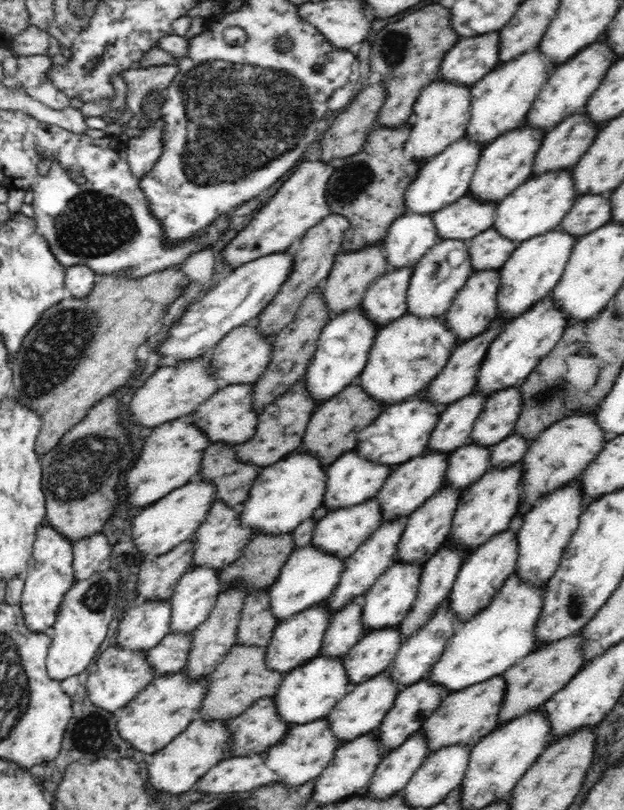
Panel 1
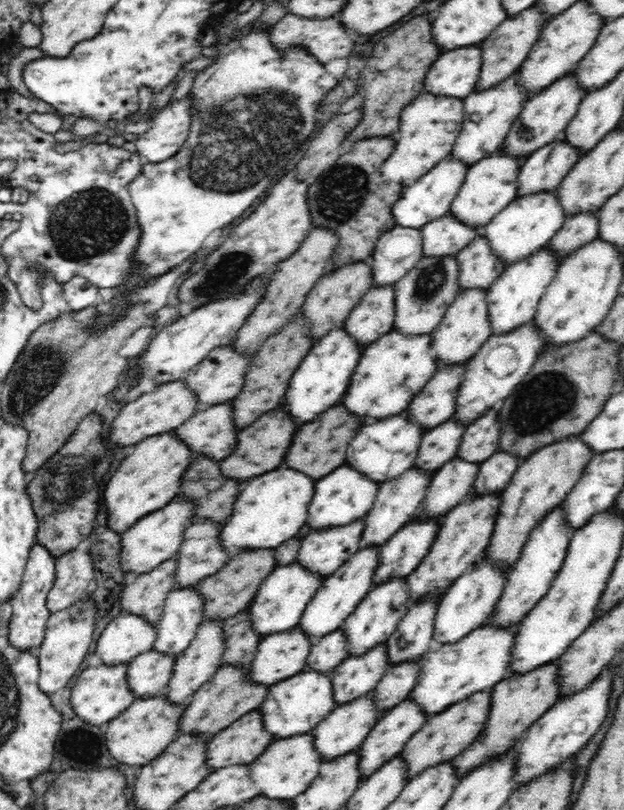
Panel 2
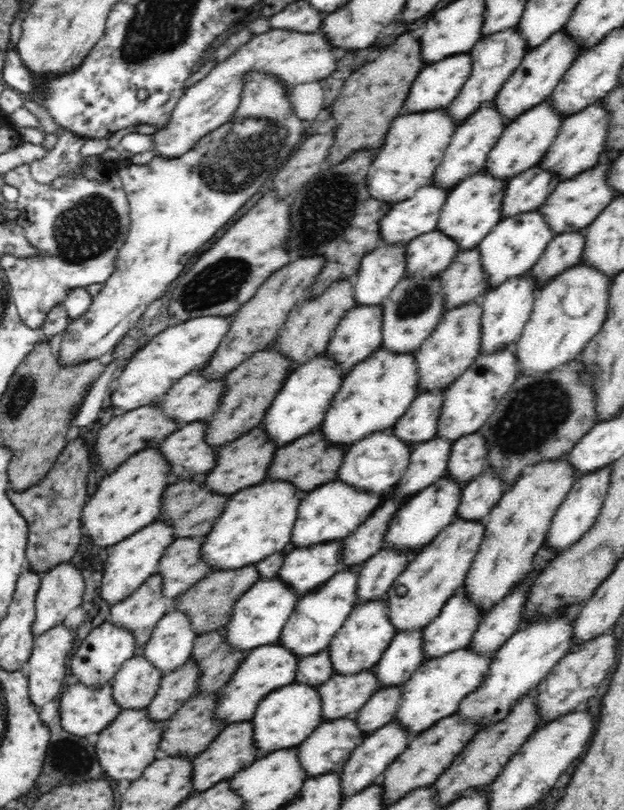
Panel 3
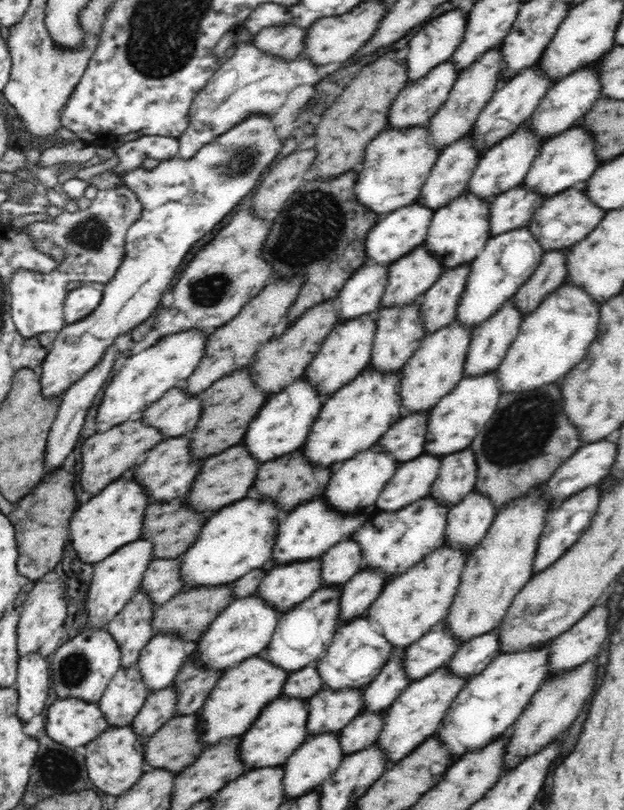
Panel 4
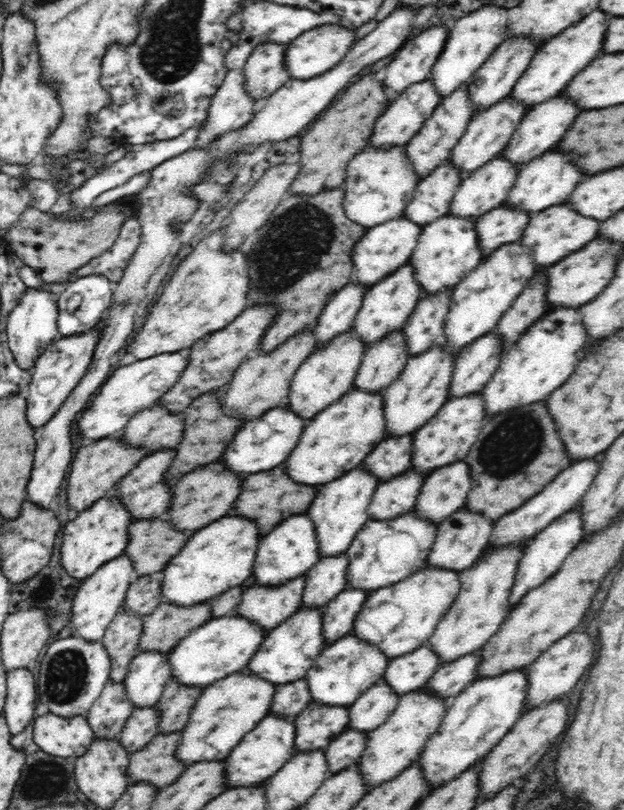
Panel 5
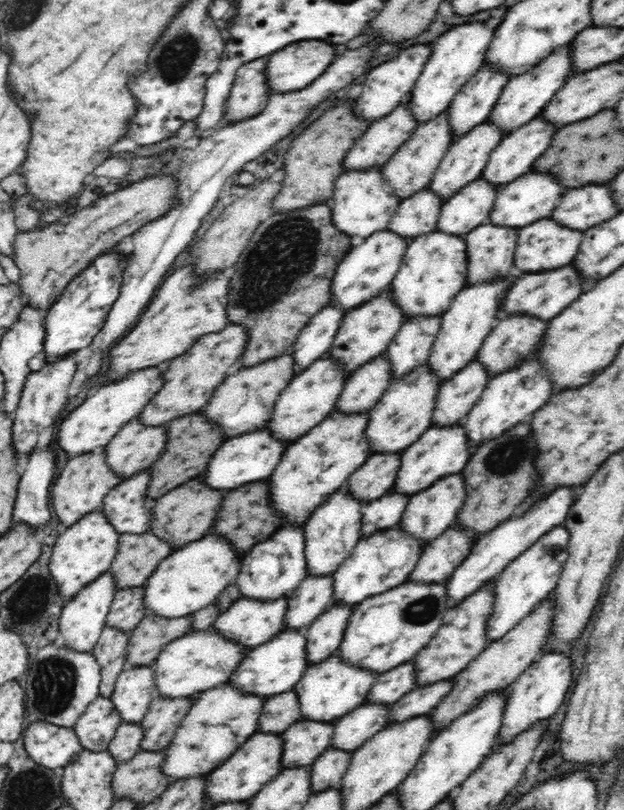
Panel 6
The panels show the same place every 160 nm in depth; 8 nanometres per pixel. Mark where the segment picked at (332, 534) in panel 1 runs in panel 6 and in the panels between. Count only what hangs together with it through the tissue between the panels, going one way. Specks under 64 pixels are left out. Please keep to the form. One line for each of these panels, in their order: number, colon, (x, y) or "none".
2: (322, 552)
3: (304, 569)
4: (285, 586)
5: (268, 607)
6: (250, 623)

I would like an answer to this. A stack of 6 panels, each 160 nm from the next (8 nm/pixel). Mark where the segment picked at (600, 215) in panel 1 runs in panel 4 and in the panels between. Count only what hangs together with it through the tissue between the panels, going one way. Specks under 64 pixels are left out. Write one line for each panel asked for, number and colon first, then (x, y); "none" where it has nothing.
2: (578, 229)
3: (564, 251)
4: (551, 273)

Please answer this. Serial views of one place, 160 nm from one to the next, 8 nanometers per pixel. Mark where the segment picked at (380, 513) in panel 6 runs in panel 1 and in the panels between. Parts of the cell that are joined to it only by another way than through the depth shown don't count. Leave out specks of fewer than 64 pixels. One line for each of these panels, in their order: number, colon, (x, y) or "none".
1: (455, 424)
2: (438, 445)
3: (428, 461)
4: (412, 480)
5: (396, 496)

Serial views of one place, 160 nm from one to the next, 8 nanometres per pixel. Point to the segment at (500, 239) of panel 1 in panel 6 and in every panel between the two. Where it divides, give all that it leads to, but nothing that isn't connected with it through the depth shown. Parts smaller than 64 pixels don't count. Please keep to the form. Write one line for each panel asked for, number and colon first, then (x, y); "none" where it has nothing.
2: (479, 267)
3: (465, 280)
4: (439, 306)
5: (425, 327)
6: (411, 346)

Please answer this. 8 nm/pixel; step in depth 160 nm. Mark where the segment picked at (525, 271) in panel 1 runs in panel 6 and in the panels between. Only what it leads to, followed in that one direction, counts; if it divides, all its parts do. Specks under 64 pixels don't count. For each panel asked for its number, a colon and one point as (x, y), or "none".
2: (512, 299)
3: (506, 309)
4: (489, 342)
5: (474, 367)
6: (456, 396)

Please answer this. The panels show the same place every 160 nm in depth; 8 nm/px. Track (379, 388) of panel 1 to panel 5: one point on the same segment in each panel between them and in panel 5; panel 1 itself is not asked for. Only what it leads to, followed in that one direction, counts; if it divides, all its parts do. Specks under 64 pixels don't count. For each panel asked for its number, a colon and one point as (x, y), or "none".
2: (393, 369)
3: (376, 393)
4: (354, 418)
5: (339, 438)

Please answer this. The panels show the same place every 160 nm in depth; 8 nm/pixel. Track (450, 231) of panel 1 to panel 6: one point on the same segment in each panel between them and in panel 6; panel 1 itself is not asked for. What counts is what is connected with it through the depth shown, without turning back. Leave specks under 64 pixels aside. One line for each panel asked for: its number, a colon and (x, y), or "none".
2: (447, 235)
3: (429, 254)
4: (413, 274)
5: (386, 306)
6: (365, 332)

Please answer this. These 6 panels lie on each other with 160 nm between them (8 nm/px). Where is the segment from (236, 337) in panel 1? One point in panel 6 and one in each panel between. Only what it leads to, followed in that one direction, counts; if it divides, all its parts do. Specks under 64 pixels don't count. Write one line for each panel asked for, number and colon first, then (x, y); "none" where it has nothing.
2: (219, 377)
3: (194, 397)
4: (175, 414)
5: (155, 428)
6: (135, 446)

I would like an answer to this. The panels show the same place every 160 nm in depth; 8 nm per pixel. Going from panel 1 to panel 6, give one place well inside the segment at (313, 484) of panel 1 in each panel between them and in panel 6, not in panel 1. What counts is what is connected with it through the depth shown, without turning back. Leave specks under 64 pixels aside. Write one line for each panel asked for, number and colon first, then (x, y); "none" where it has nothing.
2: (271, 508)
3: (257, 522)
4: (239, 538)
5: (220, 556)
6: (192, 577)

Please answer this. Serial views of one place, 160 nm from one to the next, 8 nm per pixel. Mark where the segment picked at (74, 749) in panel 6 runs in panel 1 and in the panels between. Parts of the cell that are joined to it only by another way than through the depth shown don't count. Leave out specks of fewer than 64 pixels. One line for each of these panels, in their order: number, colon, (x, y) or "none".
1: (122, 674)
2: (101, 693)
3: (83, 710)
4: (71, 722)
5: (69, 737)

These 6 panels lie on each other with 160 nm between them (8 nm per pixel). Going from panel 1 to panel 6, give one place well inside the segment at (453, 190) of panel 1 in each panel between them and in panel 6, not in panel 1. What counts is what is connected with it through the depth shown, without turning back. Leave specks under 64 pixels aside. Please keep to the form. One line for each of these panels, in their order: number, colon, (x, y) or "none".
2: (429, 198)
3: (406, 220)
4: (397, 233)
5: (384, 248)
6: (369, 267)

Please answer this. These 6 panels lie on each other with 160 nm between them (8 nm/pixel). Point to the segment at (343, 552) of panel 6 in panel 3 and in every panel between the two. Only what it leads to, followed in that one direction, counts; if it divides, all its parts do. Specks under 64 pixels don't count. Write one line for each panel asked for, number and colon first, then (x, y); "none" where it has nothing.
3: (376, 463)
4: (355, 484)
5: (340, 509)

